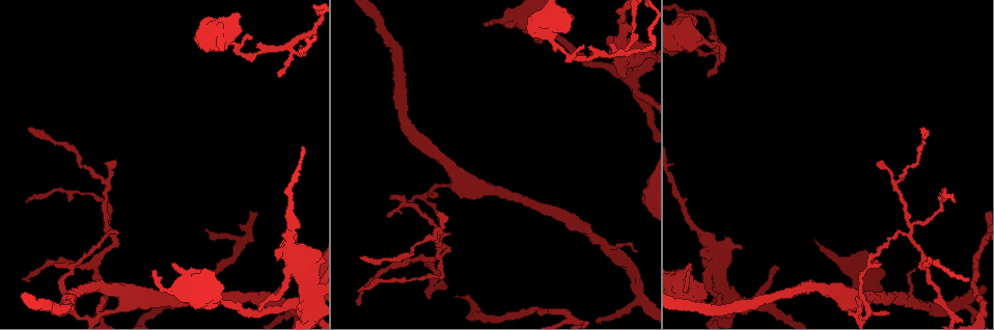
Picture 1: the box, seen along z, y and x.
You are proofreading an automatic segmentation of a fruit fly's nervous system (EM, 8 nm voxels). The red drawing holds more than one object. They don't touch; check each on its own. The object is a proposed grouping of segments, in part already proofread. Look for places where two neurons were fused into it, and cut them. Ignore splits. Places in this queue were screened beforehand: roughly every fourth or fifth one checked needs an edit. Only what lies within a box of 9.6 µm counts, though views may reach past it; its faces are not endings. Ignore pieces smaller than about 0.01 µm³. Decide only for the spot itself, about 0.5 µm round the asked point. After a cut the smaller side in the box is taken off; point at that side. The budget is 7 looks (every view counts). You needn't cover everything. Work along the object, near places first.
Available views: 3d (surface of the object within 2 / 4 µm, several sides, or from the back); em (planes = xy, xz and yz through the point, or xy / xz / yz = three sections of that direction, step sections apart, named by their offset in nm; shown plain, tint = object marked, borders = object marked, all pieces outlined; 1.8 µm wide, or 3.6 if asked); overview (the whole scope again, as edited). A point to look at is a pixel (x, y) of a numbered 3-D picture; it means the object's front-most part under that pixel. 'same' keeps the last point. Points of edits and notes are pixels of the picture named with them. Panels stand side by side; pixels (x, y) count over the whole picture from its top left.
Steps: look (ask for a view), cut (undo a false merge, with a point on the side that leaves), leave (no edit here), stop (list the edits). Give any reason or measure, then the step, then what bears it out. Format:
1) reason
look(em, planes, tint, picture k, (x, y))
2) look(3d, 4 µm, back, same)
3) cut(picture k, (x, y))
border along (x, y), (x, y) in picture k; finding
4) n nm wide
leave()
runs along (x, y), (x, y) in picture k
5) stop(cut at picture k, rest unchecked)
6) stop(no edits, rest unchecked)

abrupt turn
look(em, xz, step 8, tint, picture 1, (104, 315))

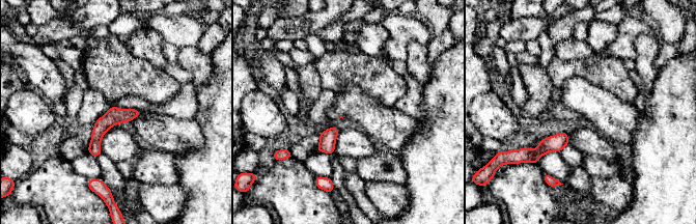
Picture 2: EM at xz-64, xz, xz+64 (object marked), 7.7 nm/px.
leave()
runs along (136, 112), (114, 115), (90, 150) in picture 2; continuous, no second neuron

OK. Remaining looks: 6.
sharp bend
look(em, planes, tint, picture 1, (897, 234))

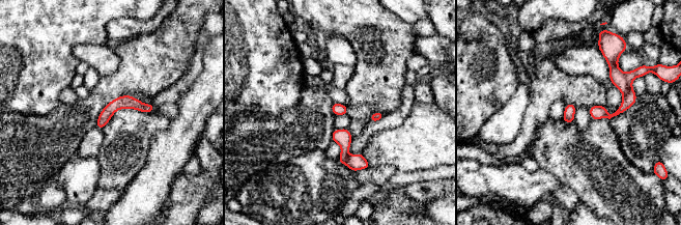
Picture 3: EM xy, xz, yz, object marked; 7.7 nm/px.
cut(picture 3, (618, 78))
border along (625, 74), (627, 92), (623, 96) in picture 3; two neurons meet here

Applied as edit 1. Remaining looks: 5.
touches itself
look(em, planes, tint, picture 1, (283, 286))

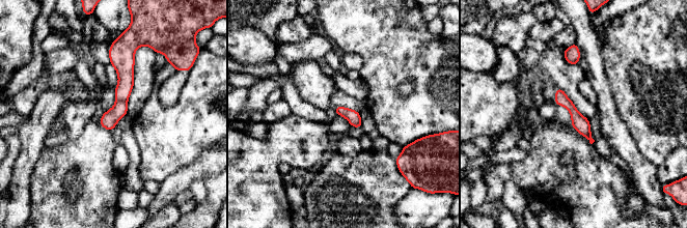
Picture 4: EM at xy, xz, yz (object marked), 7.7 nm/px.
100 nm wide
leave()
runs along (116, 51), (124, 89), (108, 126) in picture 4; all the same neuron

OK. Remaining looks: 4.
stop(cut at picture 3, rest unchecked)

